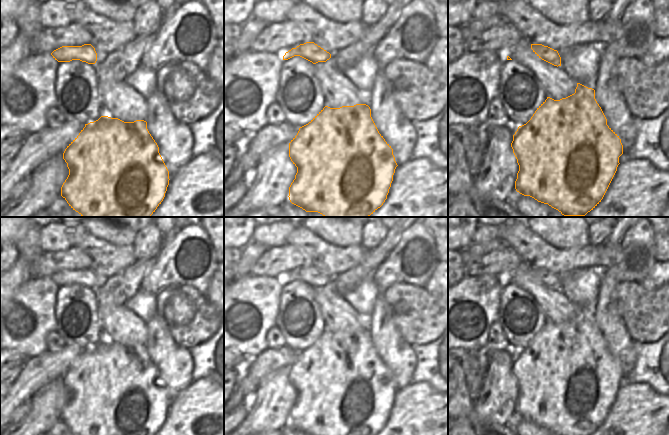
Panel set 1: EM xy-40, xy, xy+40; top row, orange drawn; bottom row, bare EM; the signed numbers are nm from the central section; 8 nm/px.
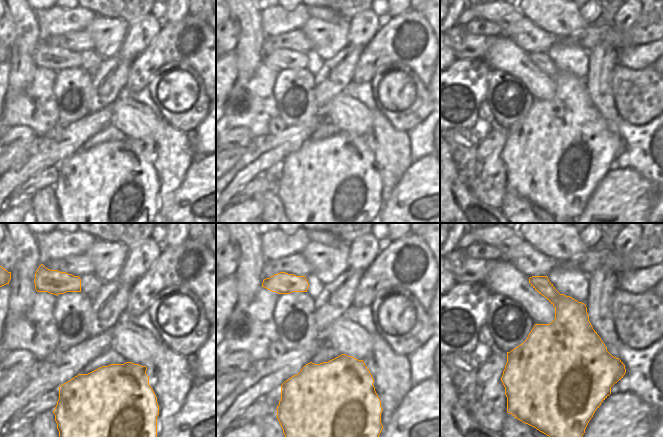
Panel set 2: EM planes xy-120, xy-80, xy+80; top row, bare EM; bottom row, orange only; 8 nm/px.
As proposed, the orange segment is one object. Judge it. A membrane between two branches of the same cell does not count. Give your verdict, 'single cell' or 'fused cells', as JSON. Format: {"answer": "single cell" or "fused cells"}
{"answer": "single cell"}

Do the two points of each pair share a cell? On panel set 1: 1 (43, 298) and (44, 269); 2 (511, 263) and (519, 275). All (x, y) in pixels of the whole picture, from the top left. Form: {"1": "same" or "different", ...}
{"1": "different", "2": "different"}

